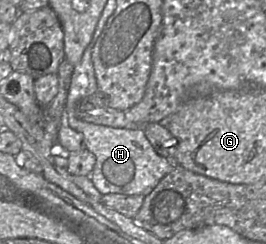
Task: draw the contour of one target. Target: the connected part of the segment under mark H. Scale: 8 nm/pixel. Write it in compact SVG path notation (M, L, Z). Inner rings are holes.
M91 44L84 52L82 61L73 69L71 86L63 114L64 124L84 136L85 149L95 155L95 166L90 179L95 188L102 194L148 195L159 181L172 171L175 165L159 155L145 136L143 129L114 128L93 124L78 117L82 100L98 91L91 59Z

